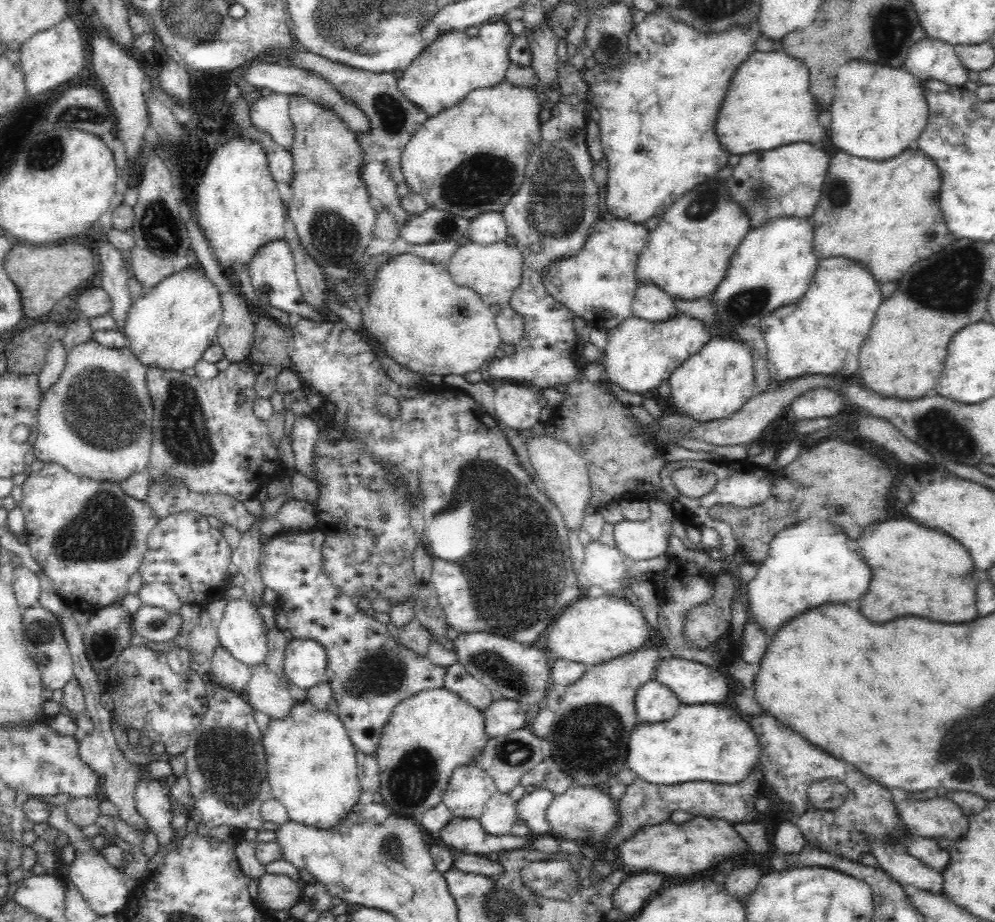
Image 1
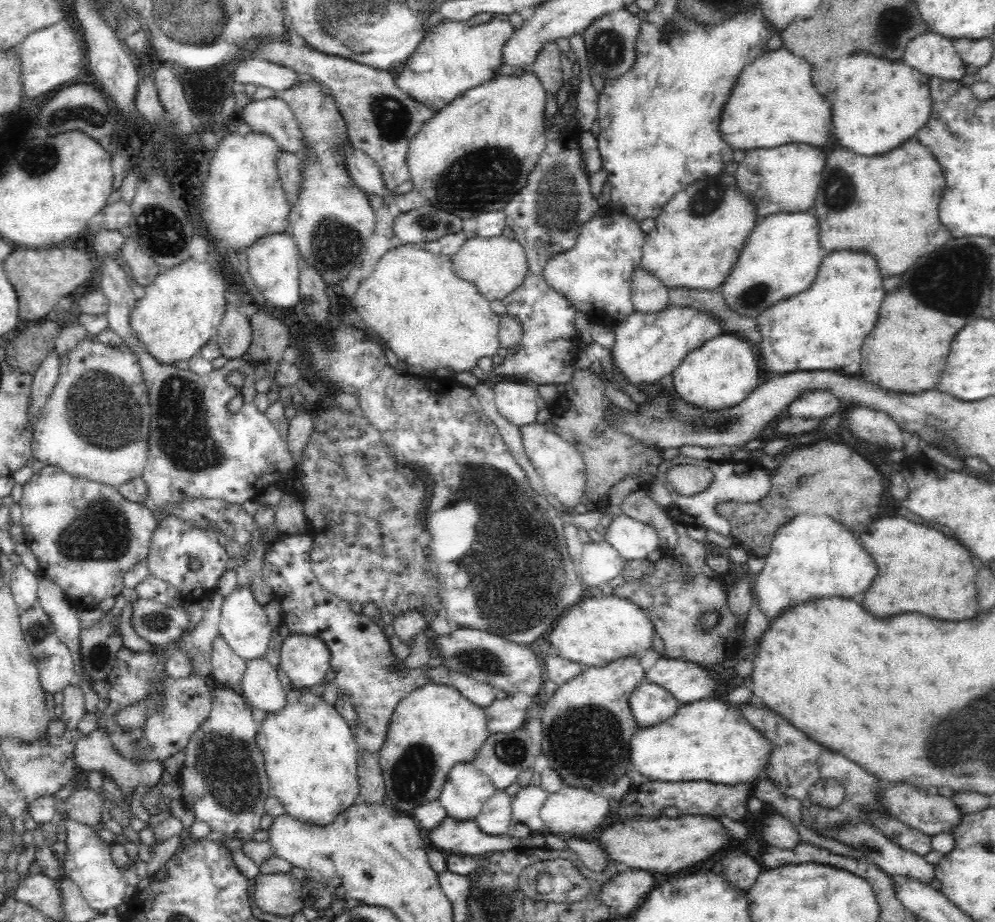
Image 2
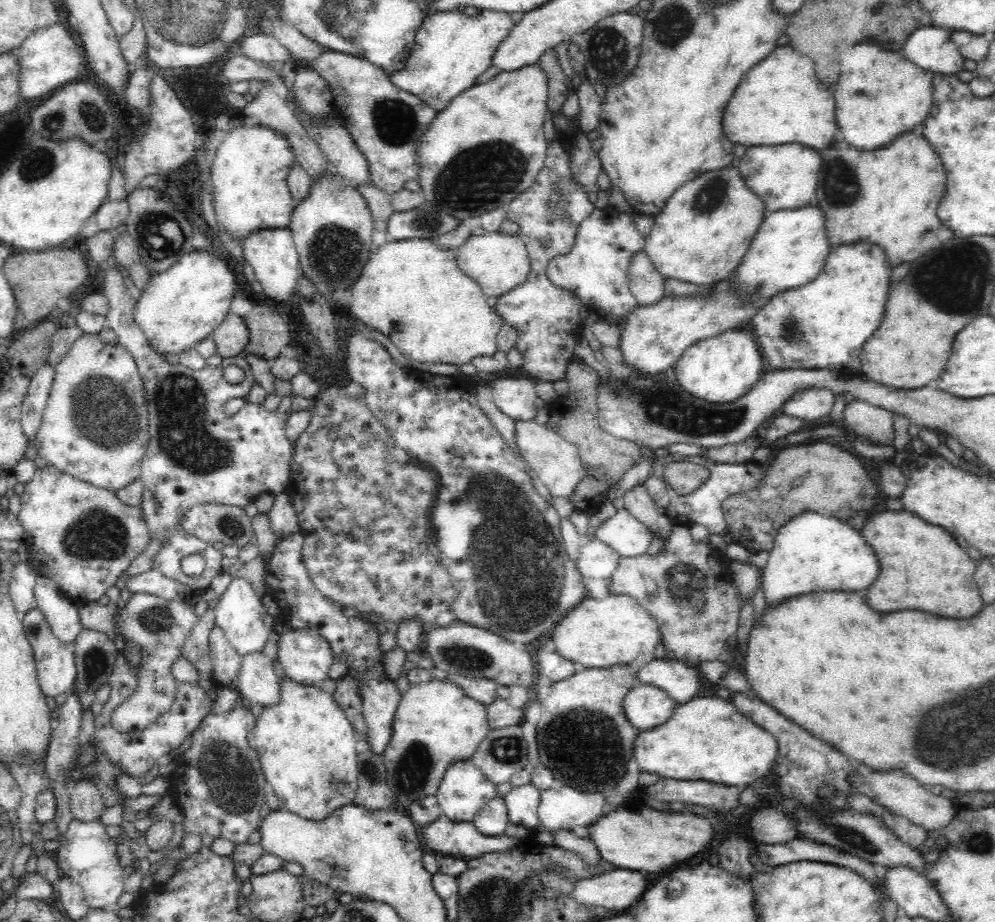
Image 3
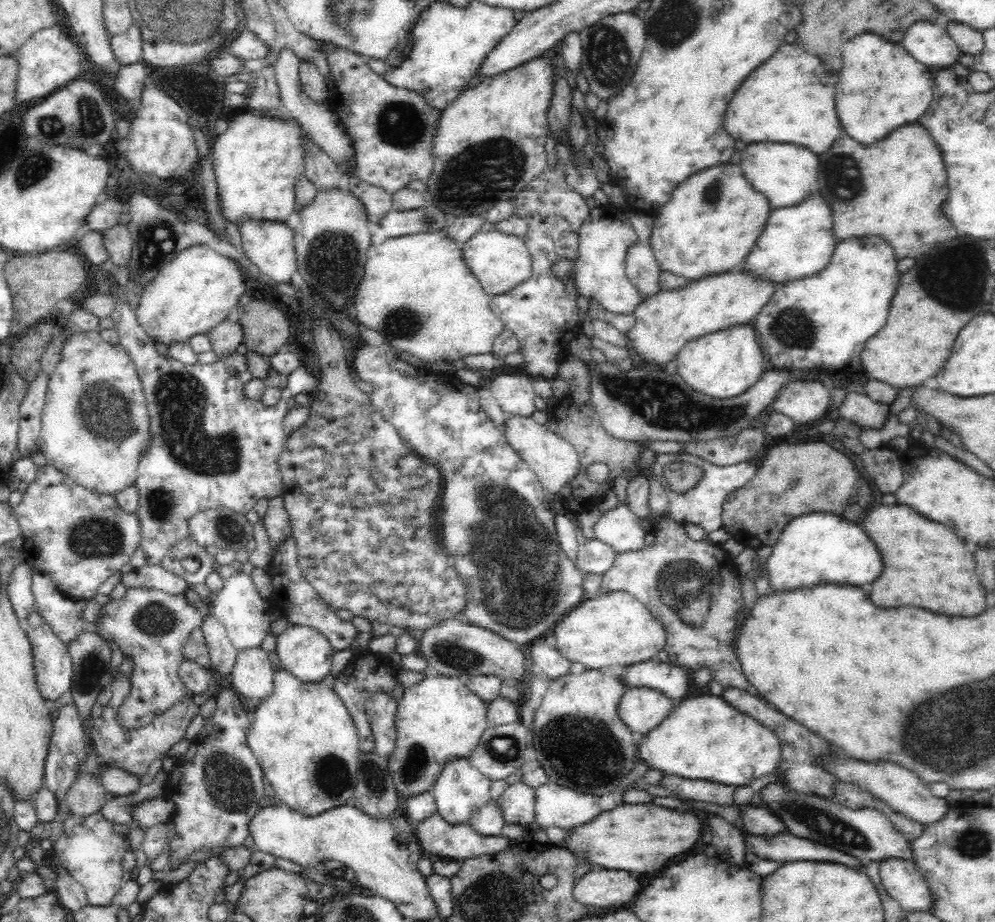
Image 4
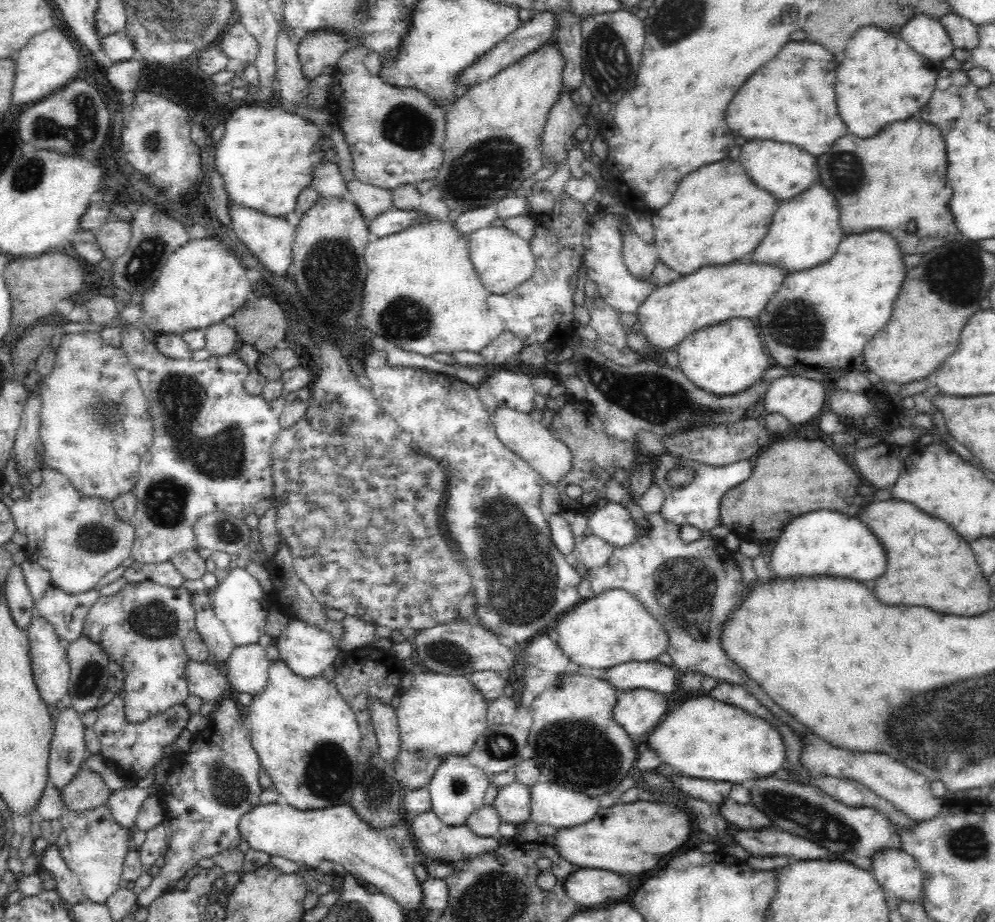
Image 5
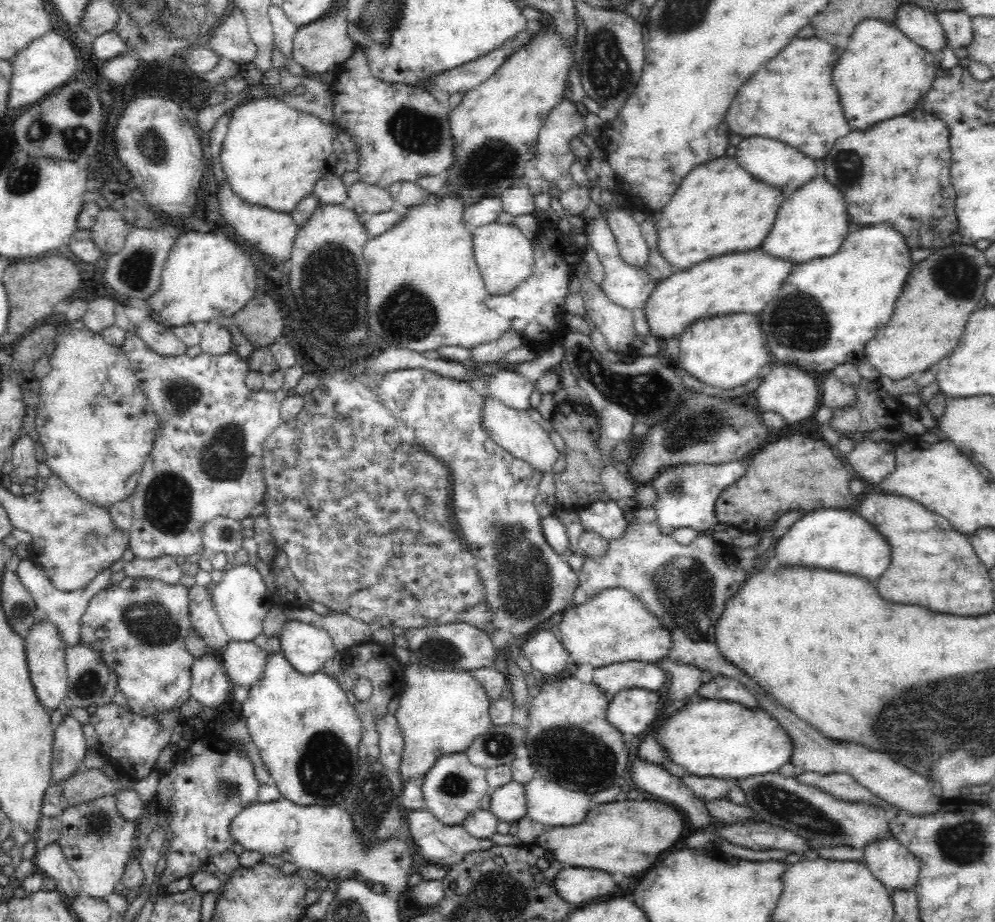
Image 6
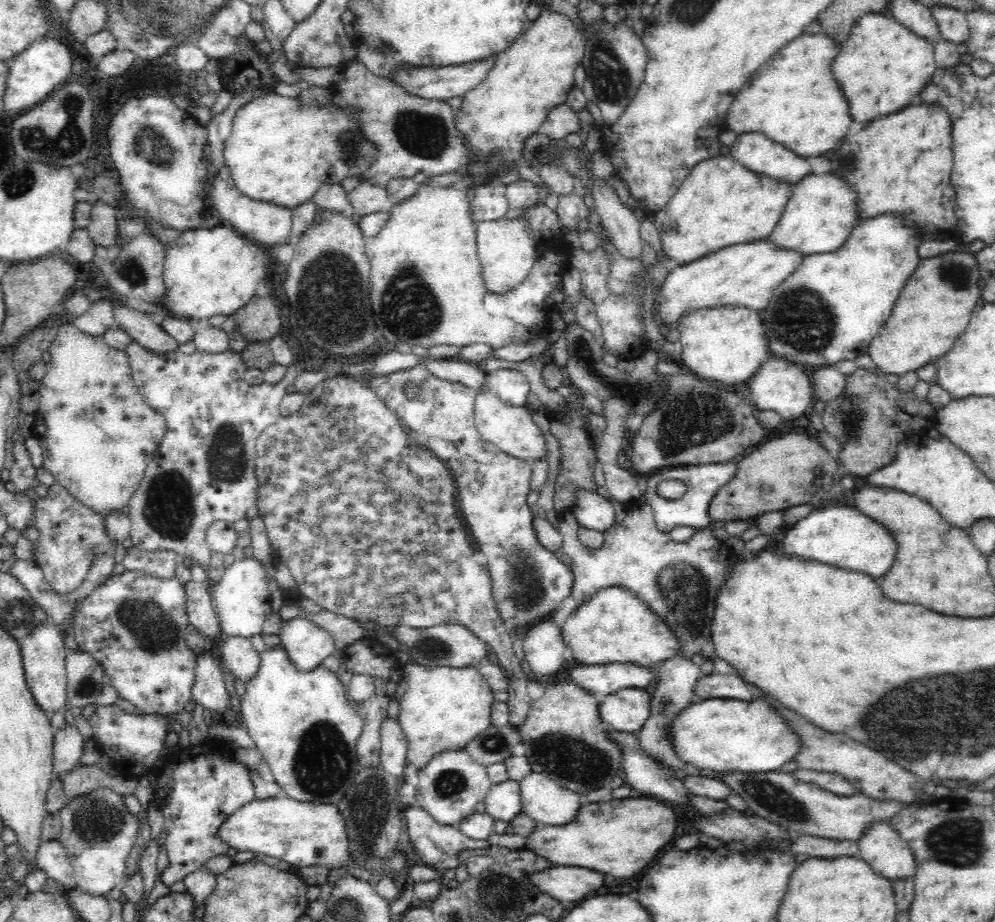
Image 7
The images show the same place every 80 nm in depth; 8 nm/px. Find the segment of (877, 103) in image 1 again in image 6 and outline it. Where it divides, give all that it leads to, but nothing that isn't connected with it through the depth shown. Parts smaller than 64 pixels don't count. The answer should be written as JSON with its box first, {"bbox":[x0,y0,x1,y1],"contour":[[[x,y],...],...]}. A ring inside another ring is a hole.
{"bbox":[832,18,938,130],"contour":[[[864,18],[854,28],[854,36],[851,36],[848,48],[838,58],[832,76],[834,84],[840,94],[842,110],[846,114],[846,120],[856,130],[868,130],[872,124],[882,122],[895,117],[902,117],[906,112],[918,107],[918,102],[934,83],[938,67],[934,63],[933,54],[922,48],[917,42],[908,38],[894,22],[886,22],[879,18]]]}

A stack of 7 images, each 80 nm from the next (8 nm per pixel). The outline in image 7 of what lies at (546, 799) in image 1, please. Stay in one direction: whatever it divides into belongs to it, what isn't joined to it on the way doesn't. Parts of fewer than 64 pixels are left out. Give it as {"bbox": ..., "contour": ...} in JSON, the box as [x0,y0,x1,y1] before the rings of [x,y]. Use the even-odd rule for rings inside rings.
{"bbox":[484,780,522,822],"contour":[[[504,780],[493,784],[484,798],[486,814],[494,820],[510,822],[522,812],[518,781]]]}

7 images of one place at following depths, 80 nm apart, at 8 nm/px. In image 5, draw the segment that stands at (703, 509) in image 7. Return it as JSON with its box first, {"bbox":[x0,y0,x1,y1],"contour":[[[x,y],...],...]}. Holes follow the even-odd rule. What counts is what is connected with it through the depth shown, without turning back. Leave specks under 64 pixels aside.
{"bbox":[653,455,752,534],"contour":[[[662,455],[655,464],[653,476],[653,484],[657,484],[665,496],[664,503],[659,511],[660,515],[674,525],[691,524],[694,528],[707,534],[714,526],[721,524],[720,500],[724,496],[724,492],[736,486],[736,484],[740,484],[740,482],[752,474],[752,464],[750,461],[750,459],[739,460],[724,466],[712,466],[698,462],[696,466],[690,466],[686,461],[680,460],[678,457]],[[685,465],[694,469],[694,478],[692,478],[690,484],[674,488],[667,481],[667,474],[671,470],[684,467]]]}

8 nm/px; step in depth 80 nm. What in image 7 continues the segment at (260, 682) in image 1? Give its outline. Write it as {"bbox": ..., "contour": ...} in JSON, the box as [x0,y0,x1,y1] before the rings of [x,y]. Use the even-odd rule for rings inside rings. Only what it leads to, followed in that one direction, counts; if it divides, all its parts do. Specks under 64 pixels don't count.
{"bbox":[221,636,260,681],"contour":[[[224,636],[221,658],[234,677],[244,681],[257,674],[258,664],[260,664],[260,657],[250,639],[242,636]]]}

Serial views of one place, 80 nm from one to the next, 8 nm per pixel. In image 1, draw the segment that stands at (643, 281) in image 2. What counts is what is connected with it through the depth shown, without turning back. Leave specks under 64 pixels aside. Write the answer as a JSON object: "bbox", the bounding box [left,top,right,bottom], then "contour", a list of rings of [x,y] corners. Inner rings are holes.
{"bbox":[632,282,677,322],"contour":[[[636,282],[634,298],[632,298],[632,312],[634,316],[660,322],[676,316],[677,308],[672,297],[653,282]]]}

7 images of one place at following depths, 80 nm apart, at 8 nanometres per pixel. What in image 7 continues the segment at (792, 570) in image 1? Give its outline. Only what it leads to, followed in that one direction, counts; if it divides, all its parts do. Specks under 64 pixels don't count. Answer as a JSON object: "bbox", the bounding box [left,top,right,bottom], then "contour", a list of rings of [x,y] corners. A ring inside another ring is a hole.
{"bbox":[781,506,896,578],"contour":[[[826,506],[811,511],[786,532],[781,543],[784,554],[822,562],[878,578],[888,572],[896,556],[896,542],[877,520],[850,506]]]}

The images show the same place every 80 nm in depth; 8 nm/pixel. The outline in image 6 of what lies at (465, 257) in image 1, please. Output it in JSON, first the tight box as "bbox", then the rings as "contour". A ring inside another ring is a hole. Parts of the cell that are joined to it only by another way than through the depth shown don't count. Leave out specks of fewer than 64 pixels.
{"bbox":[471,222,535,294],"contour":[[[492,222],[471,230],[476,262],[489,294],[508,294],[532,274],[535,264],[533,239],[524,236],[513,223]]]}

